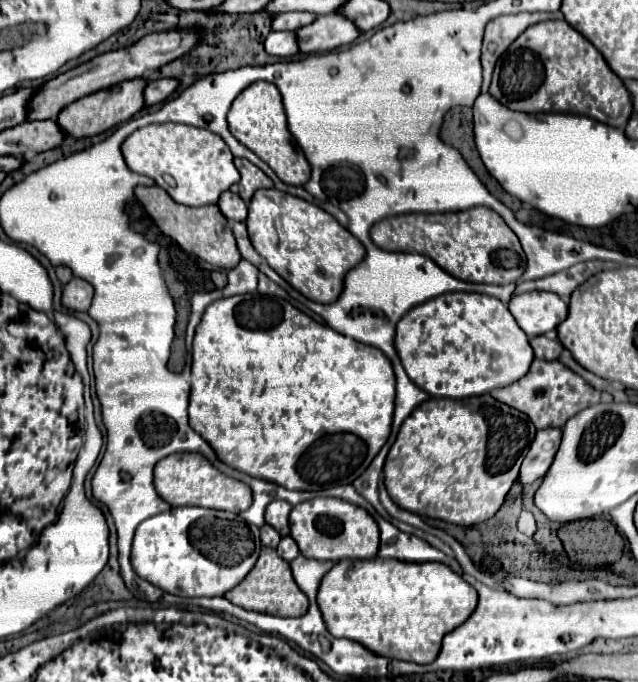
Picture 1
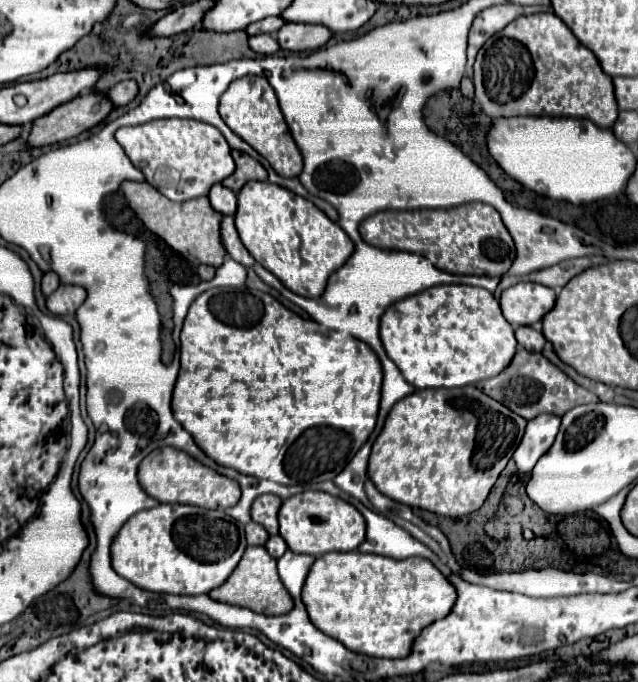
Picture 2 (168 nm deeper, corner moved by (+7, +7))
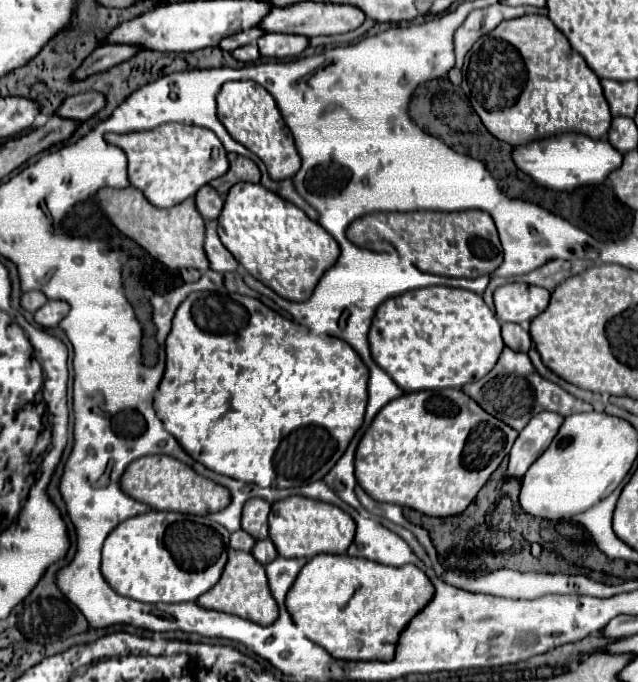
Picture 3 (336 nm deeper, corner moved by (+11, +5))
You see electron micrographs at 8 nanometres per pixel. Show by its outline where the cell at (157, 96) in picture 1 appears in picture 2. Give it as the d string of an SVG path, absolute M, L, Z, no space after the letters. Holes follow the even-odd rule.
M125 80L125 82L119 82L115 84L113 88L109 88L105 92L105 96L109 98L111 104L117 106L127 106L135 96L137 96L137 84L133 80Z

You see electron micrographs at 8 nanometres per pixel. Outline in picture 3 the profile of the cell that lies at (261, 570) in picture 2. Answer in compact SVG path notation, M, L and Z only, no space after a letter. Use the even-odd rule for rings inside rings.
M231 550L229 552L229 562L223 570L221 580L209 592L201 594L201 598L197 598L197 604L203 608L209 608L209 610L237 614L237 616L247 618L251 622L257 622L261 626L269 626L279 616L279 606L277 606L277 602L269 590L265 566L259 564L253 558L253 554L243 552L243 550Z

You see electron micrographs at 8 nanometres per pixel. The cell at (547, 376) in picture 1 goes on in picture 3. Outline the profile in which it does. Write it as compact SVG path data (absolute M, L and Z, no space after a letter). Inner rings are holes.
M511 348L503 350L497 366L489 372L489 376L485 376L477 382L465 384L463 392L469 394L489 414L501 418L505 424L513 426L515 430L523 430L527 426L527 422L543 410L551 410L561 416L569 416L573 412L591 412L593 410L593 406L589 402L583 402L583 400L571 396L561 386L539 376L539 372L531 364L529 356L523 352L515 352Z

